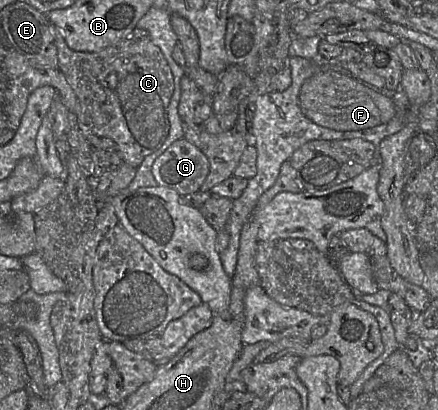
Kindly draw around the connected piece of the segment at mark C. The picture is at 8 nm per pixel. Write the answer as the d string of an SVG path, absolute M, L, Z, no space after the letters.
M55 25L53 35L58 51L59 70L79 101L79 114L74 116L77 127L94 150L116 151L124 163L138 168L147 156L162 147L170 134L168 106L174 94L174 76L161 49L152 42L146 30L137 27L129 36L96 53L73 51Z

